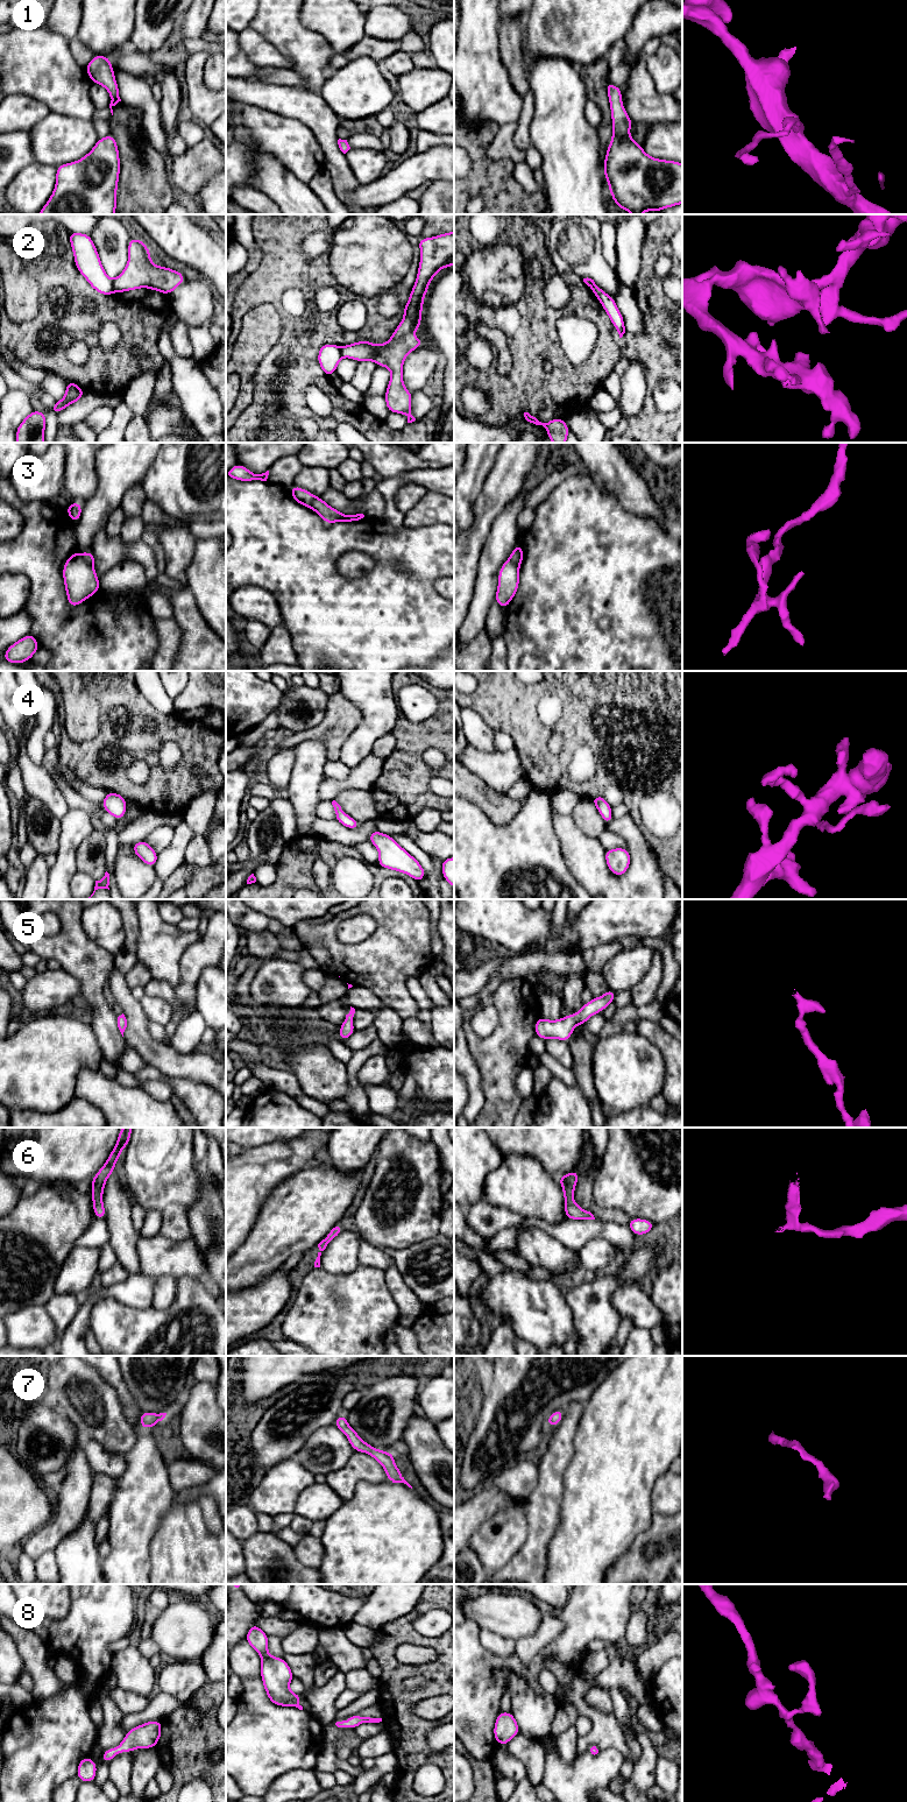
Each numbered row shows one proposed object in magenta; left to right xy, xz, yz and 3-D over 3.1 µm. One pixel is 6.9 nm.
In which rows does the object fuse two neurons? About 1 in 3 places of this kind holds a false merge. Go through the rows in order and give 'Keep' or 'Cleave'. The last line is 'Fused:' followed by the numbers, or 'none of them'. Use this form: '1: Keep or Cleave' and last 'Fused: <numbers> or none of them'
1: Keep
2: Cleave
3: Cleave
4: Keep
5: Keep
6: Keep
7: Keep
8: Keep
Fused: 2, 3

